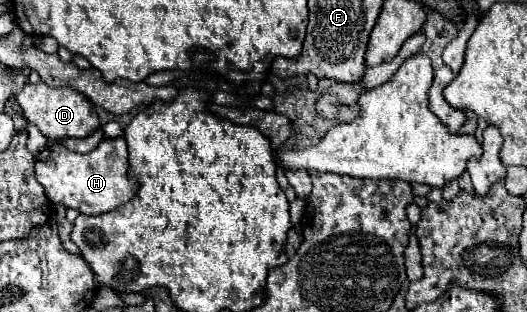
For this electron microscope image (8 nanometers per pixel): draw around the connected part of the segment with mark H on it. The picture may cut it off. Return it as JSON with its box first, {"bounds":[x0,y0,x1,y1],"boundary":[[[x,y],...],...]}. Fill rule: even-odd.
{"bounds":[36,137,138,215],"boundary":[[[114,137],[114,139],[104,139],[92,153],[80,155],[74,151],[68,151],[64,145],[46,145],[38,155],[36,155],[36,181],[46,189],[46,195],[52,203],[62,203],[66,207],[72,207],[84,215],[100,215],[108,213],[110,209],[130,201],[138,189],[138,181],[130,179],[128,175],[130,163],[128,163],[128,147],[124,137]]]}

